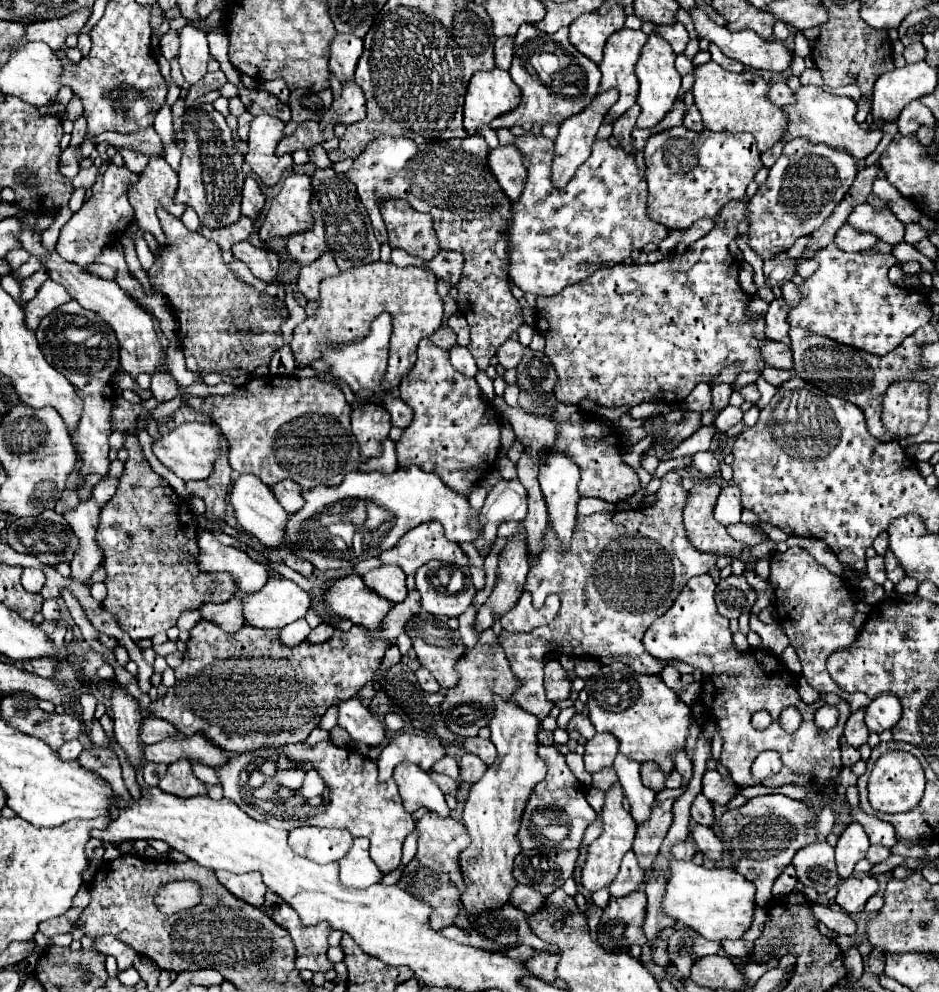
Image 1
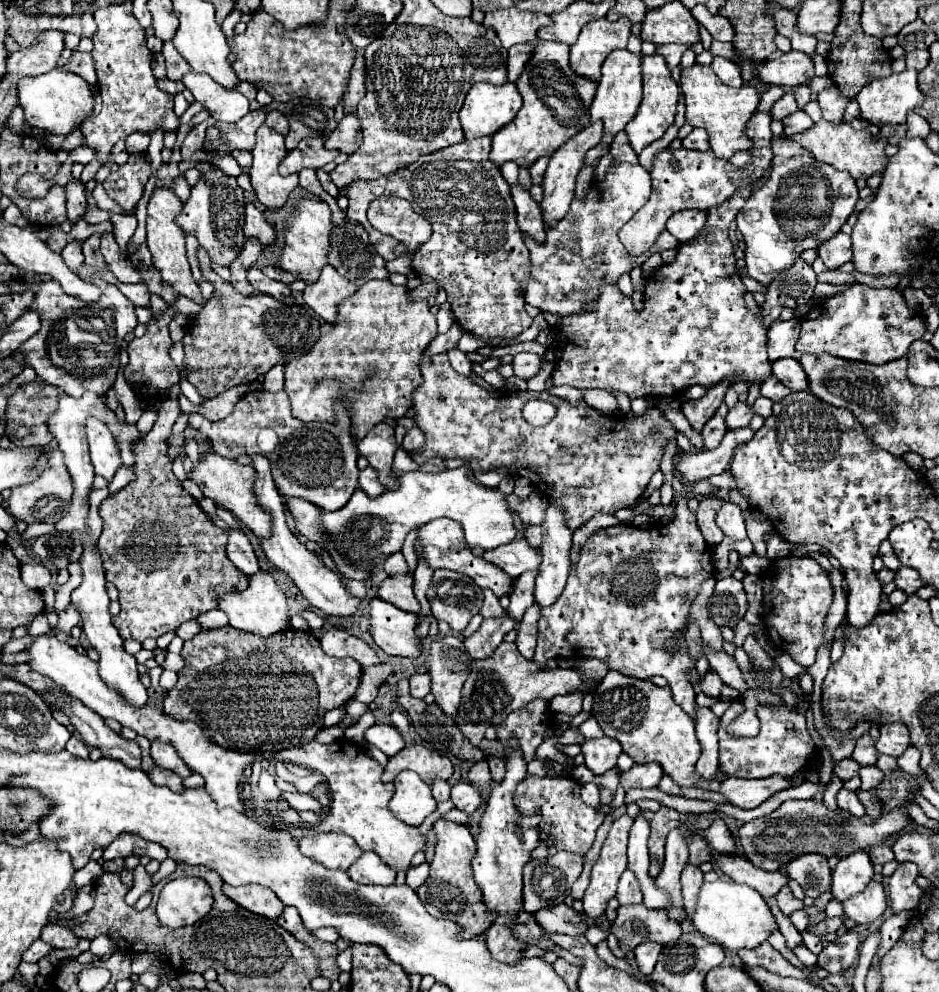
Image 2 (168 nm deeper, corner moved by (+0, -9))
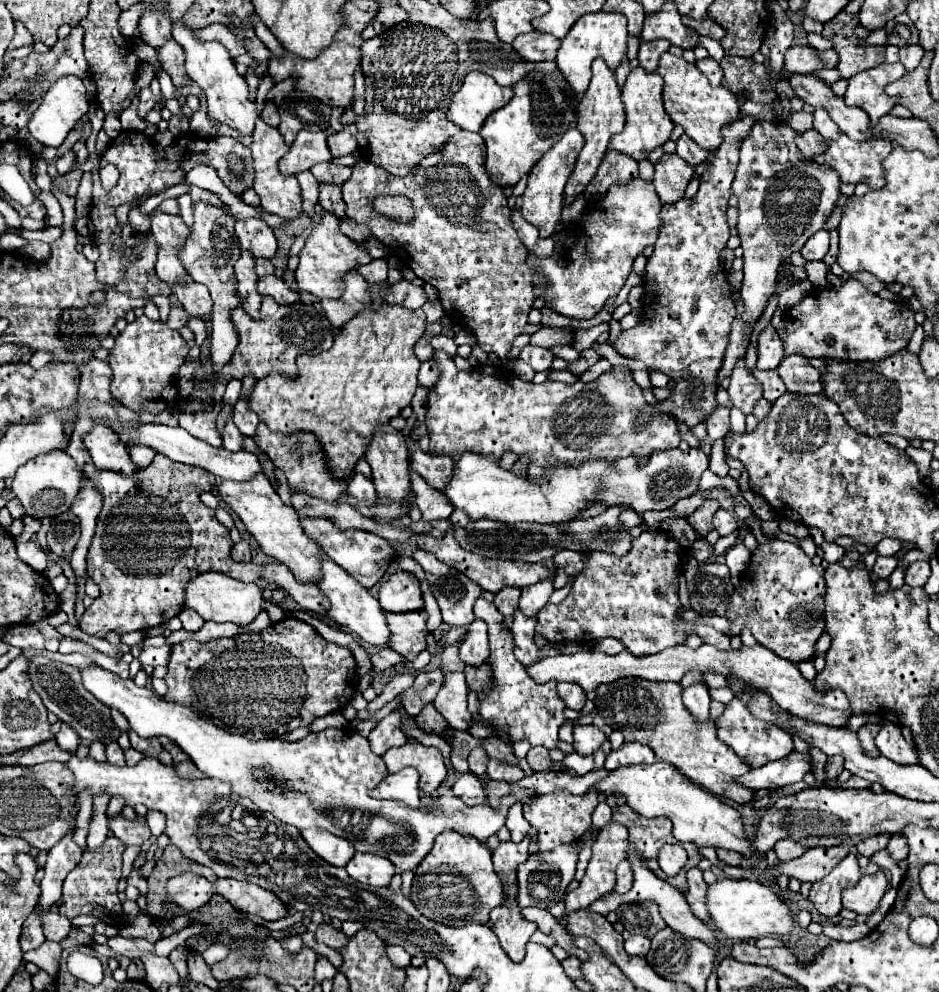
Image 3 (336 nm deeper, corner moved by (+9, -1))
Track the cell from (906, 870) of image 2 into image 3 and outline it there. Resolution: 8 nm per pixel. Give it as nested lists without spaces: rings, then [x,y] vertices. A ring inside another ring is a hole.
[[[893,834],[891,836],[891,840],[889,840],[889,846],[887,846],[887,850],[889,850],[889,854],[891,854],[891,858],[895,860],[895,864],[897,862],[901,862],[901,860],[905,860],[907,858],[907,842],[905,842],[905,838],[901,838],[901,834]]]

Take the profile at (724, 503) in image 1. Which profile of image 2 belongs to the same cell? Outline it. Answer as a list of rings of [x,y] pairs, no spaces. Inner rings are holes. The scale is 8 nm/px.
[[[724,502],[718,516],[716,516],[716,522],[728,538],[732,538],[732,540],[744,540],[746,538],[746,526],[742,520],[740,508],[736,504]]]

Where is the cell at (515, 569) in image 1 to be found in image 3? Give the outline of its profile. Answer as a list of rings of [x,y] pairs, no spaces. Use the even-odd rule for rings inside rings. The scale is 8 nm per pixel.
[[[475,620],[469,624],[465,640],[459,646],[459,658],[465,664],[479,666],[487,660],[489,656],[489,642],[487,642],[487,626],[481,620]]]

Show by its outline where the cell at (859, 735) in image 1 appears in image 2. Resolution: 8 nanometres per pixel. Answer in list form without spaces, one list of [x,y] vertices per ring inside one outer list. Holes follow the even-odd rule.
[[[864,734],[862,738],[856,740],[856,750],[852,754],[852,758],[860,764],[860,766],[874,766],[878,760],[878,750],[874,746],[874,736],[872,734]]]

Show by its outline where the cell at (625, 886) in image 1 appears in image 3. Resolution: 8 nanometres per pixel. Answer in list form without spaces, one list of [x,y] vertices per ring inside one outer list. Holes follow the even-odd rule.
[[[621,862],[617,866],[617,884],[615,884],[615,892],[617,894],[625,894],[631,888],[633,882],[633,872],[629,870],[629,862]]]

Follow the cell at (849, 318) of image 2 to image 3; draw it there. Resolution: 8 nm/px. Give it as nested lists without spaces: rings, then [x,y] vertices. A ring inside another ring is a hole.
[[[849,278],[841,284],[841,288],[812,289],[797,306],[787,310],[785,330],[787,336],[783,340],[785,354],[801,354],[807,358],[835,358],[835,360],[883,360],[899,350],[903,350],[916,328],[915,313],[905,302],[885,300],[873,292],[869,292],[861,282]]]

